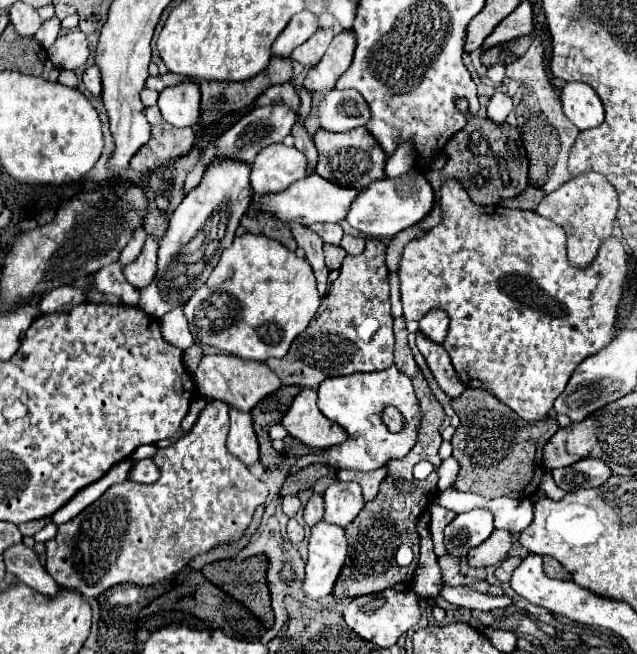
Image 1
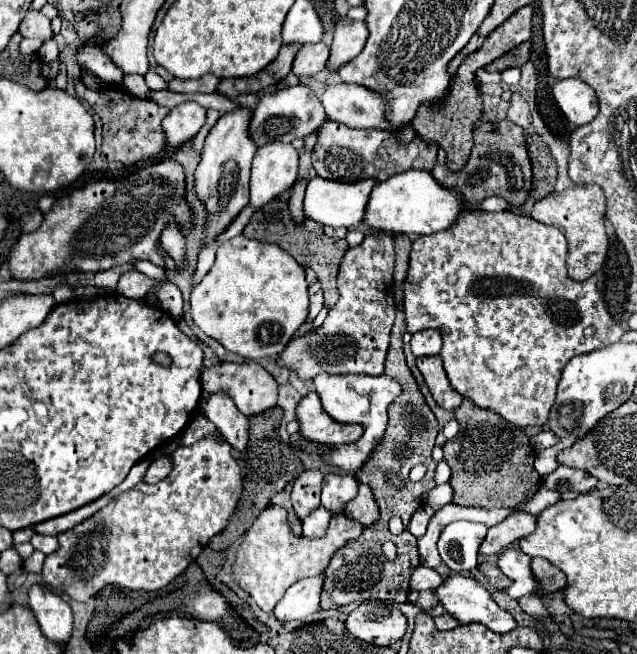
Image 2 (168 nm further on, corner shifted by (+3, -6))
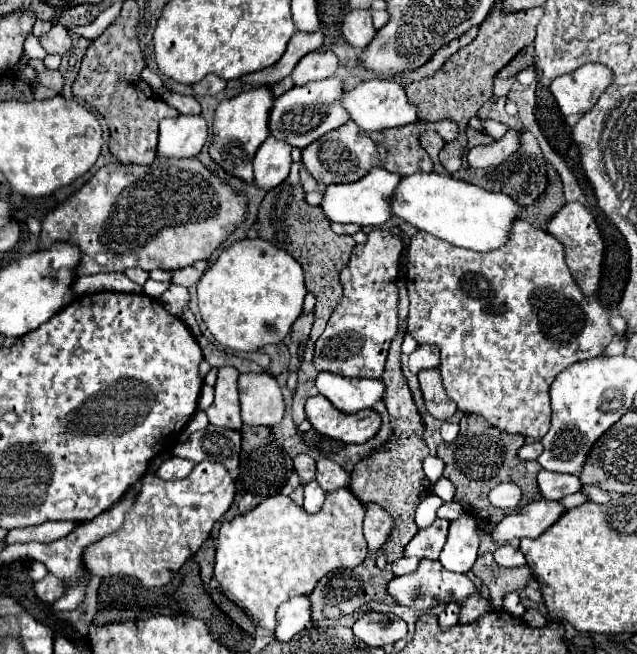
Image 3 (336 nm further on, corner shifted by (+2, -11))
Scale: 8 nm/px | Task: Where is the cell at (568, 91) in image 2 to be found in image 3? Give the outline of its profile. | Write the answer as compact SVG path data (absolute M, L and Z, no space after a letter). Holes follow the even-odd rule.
M588 63L576 69L574 73L560 75L552 81L550 91L558 101L564 117L588 113L604 87L612 83L612 71L600 63Z

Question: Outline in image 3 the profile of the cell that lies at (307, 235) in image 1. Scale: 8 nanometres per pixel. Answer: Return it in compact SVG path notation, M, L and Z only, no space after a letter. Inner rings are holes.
M314 311L300 315L300 317L298 317L298 321L292 325L292 333L290 333L292 341L294 341L294 343L300 343L302 339L306 339L306 337L310 335L312 323L314 323Z

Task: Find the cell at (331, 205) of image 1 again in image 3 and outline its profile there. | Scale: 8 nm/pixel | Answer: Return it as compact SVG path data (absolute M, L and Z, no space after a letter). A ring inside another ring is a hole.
M376 167L360 181L324 187L324 197L322 197L320 207L326 219L330 219L332 223L356 223L360 227L366 227L366 225L378 227L392 217L390 199L392 199L392 191L398 185L398 181L400 181L400 175L392 175L386 169Z

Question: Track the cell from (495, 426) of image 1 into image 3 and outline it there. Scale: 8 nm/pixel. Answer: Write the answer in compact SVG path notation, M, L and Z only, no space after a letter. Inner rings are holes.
M466 413L460 419L460 435L454 443L440 443L438 457L446 463L444 475L454 483L456 495L454 501L458 501L464 509L464 513L476 517L476 519L488 519L490 523L500 523L510 509L496 509L488 501L488 493L492 487L500 483L516 483L522 489L522 501L520 505L540 501L540 489L536 483L536 475L542 471L538 461L522 461L518 457L518 449L526 443L524 435L510 435L494 425L490 425L484 417Z

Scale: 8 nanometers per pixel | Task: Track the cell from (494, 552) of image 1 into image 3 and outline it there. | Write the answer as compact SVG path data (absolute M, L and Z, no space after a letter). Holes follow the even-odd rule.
M534 501L524 505L518 513L506 515L492 531L492 541L496 545L510 543L514 539L532 537L536 539L542 535L552 523L558 521L558 517L564 513L564 507L558 501Z

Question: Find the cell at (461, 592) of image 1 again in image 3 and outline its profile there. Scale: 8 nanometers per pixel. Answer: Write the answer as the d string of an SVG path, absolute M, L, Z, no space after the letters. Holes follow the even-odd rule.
M402 557L402 559L398 559L398 561L392 563L392 571L396 575L410 575L410 573L414 573L418 569L418 565L420 565L420 559Z

